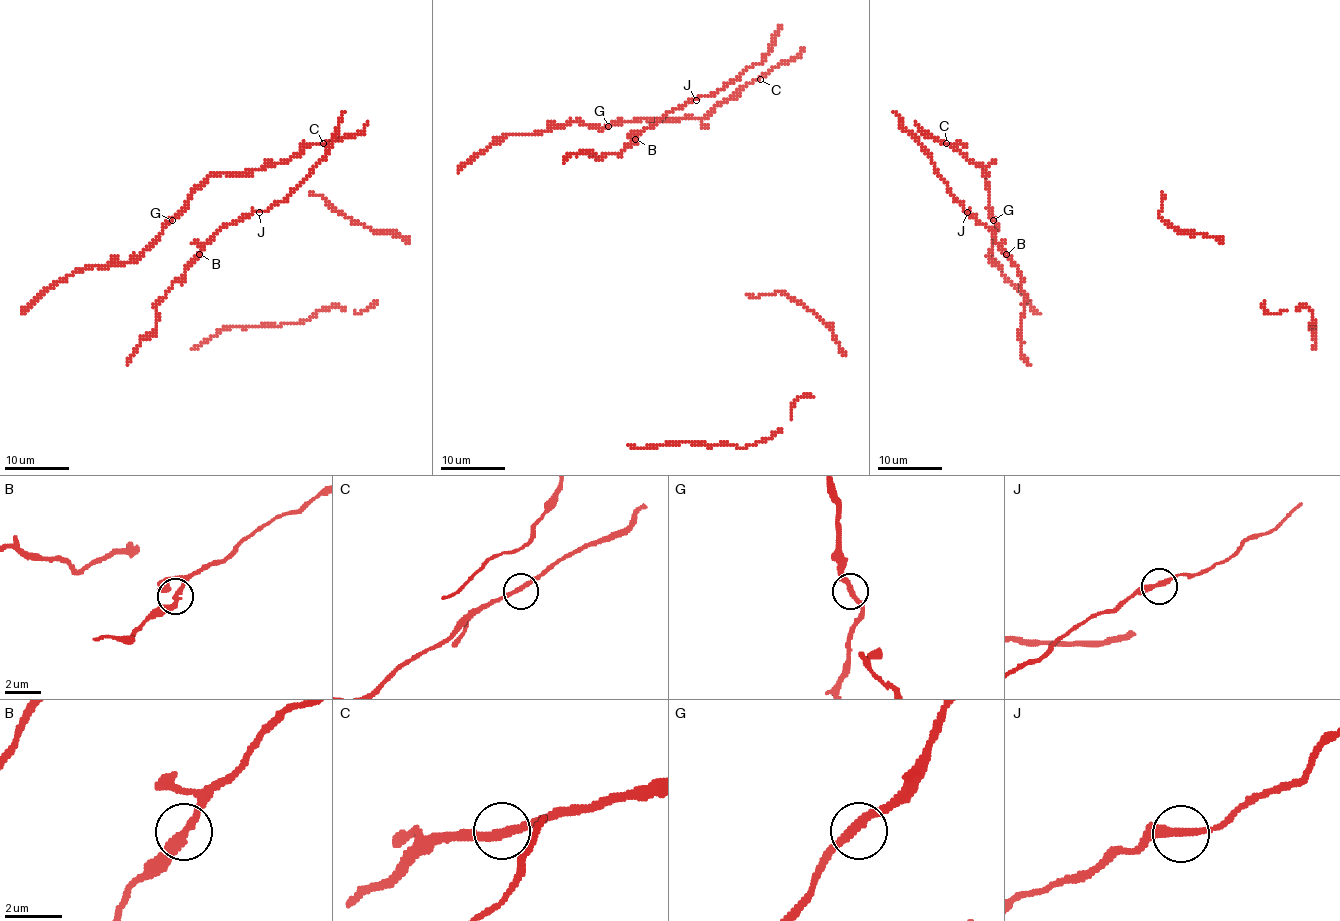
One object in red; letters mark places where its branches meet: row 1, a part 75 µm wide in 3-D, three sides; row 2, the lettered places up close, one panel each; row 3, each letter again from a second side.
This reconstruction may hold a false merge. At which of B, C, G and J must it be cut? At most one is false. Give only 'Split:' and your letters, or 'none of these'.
Split: none of these

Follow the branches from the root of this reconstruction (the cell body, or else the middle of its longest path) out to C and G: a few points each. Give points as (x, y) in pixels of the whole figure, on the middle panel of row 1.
C: (705, 129), (702, 119), (744, 87), (760, 79)
G: (705, 129), (696, 117), (633, 119), (608, 125)

